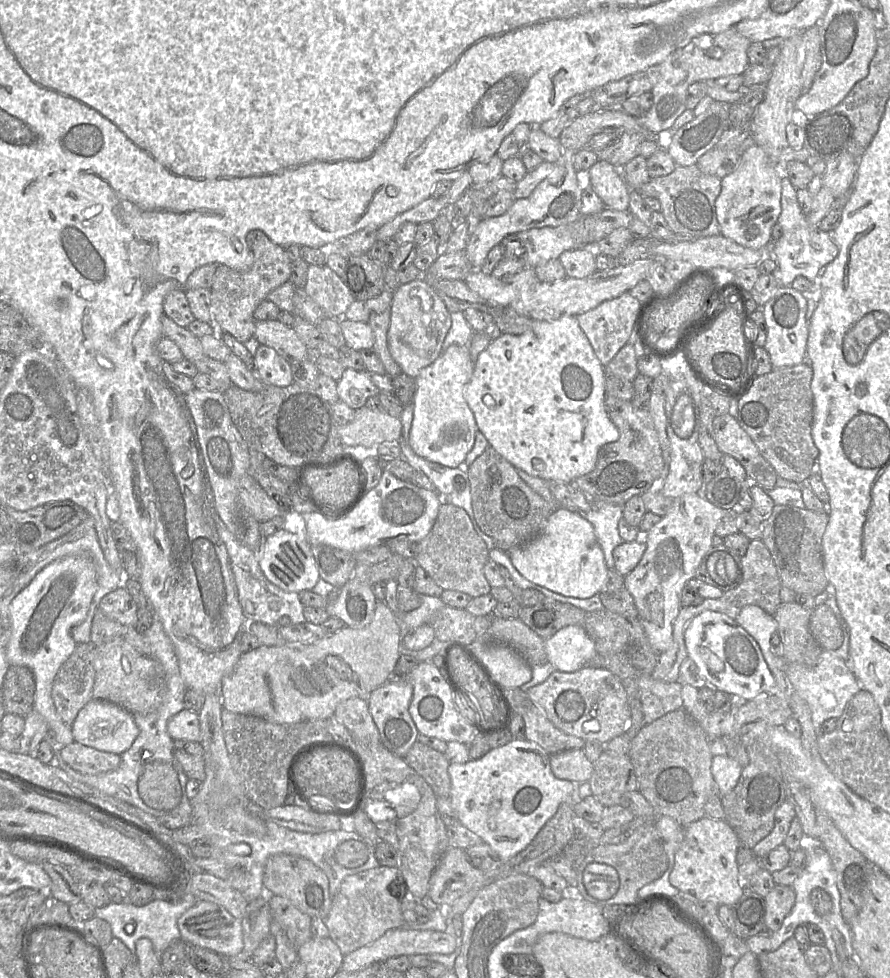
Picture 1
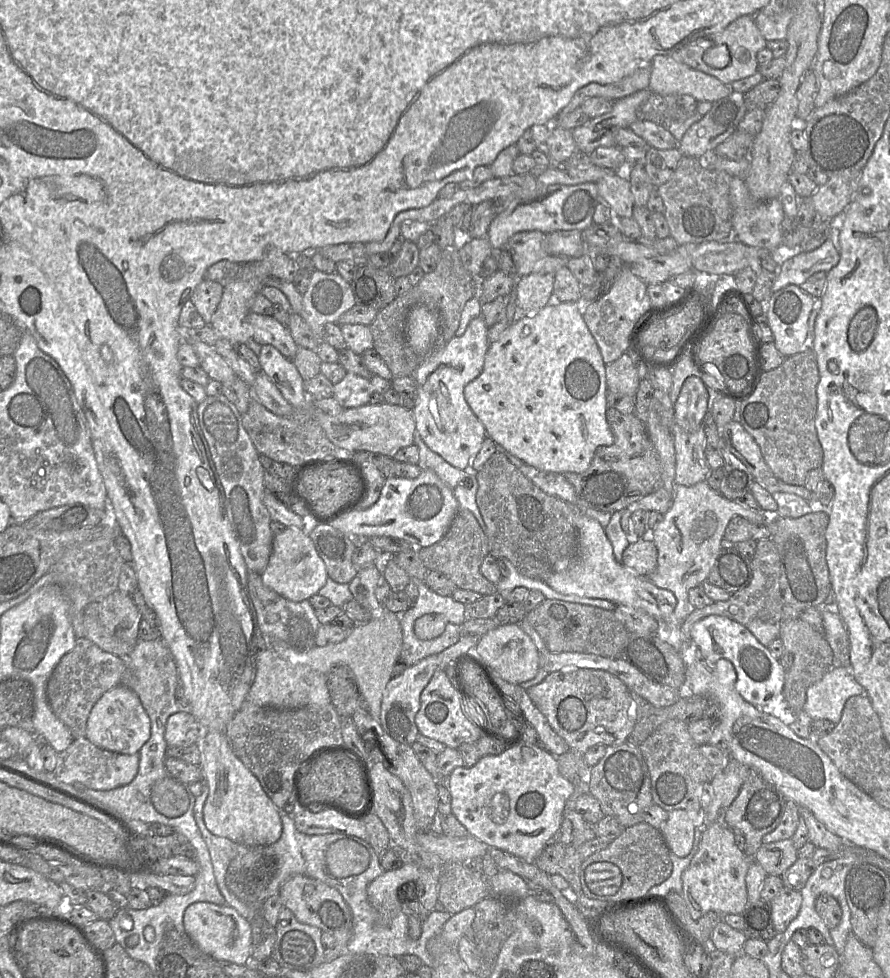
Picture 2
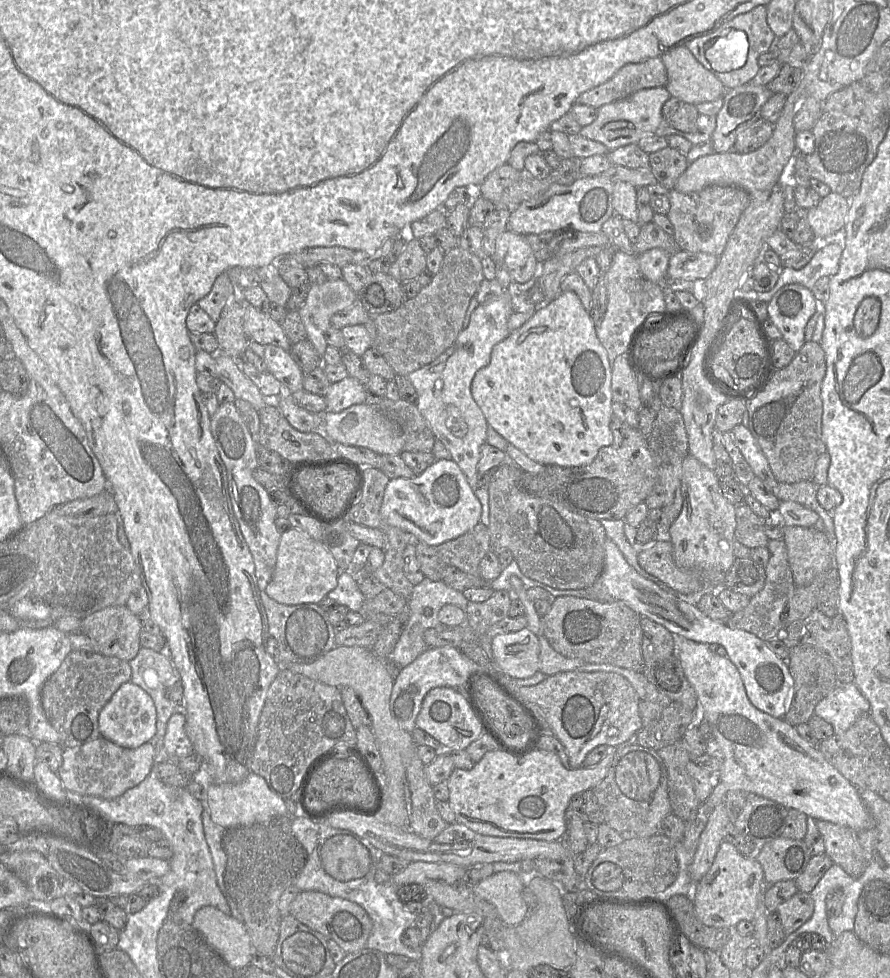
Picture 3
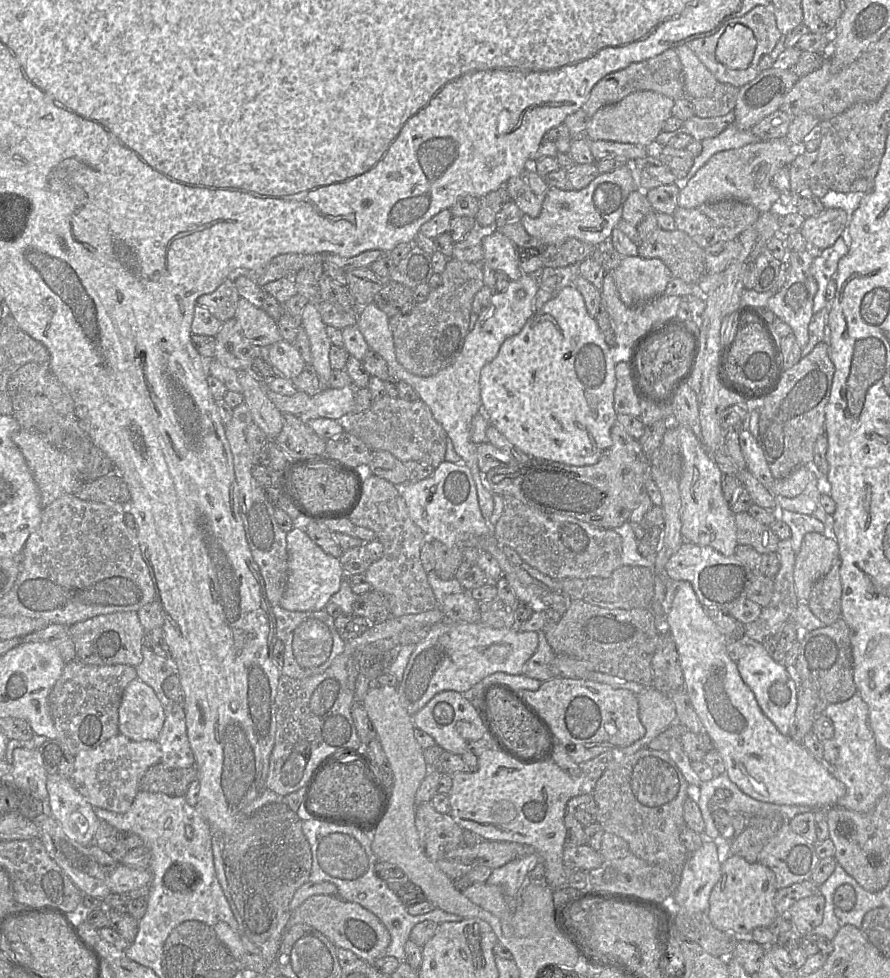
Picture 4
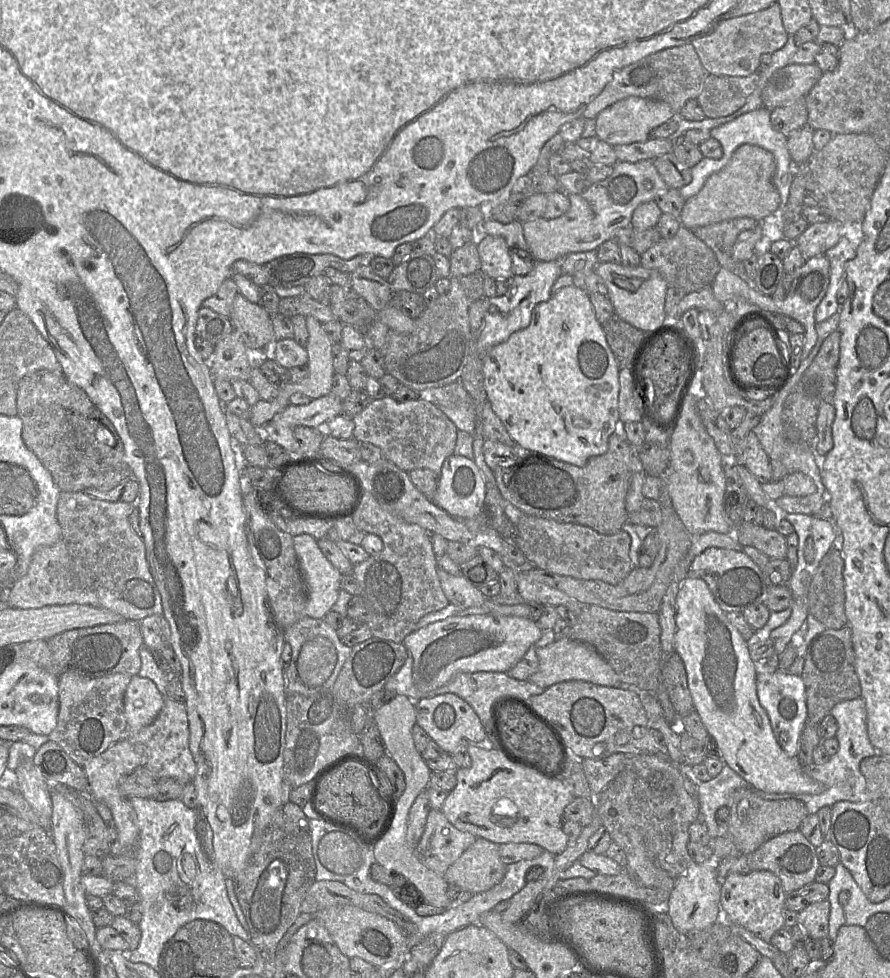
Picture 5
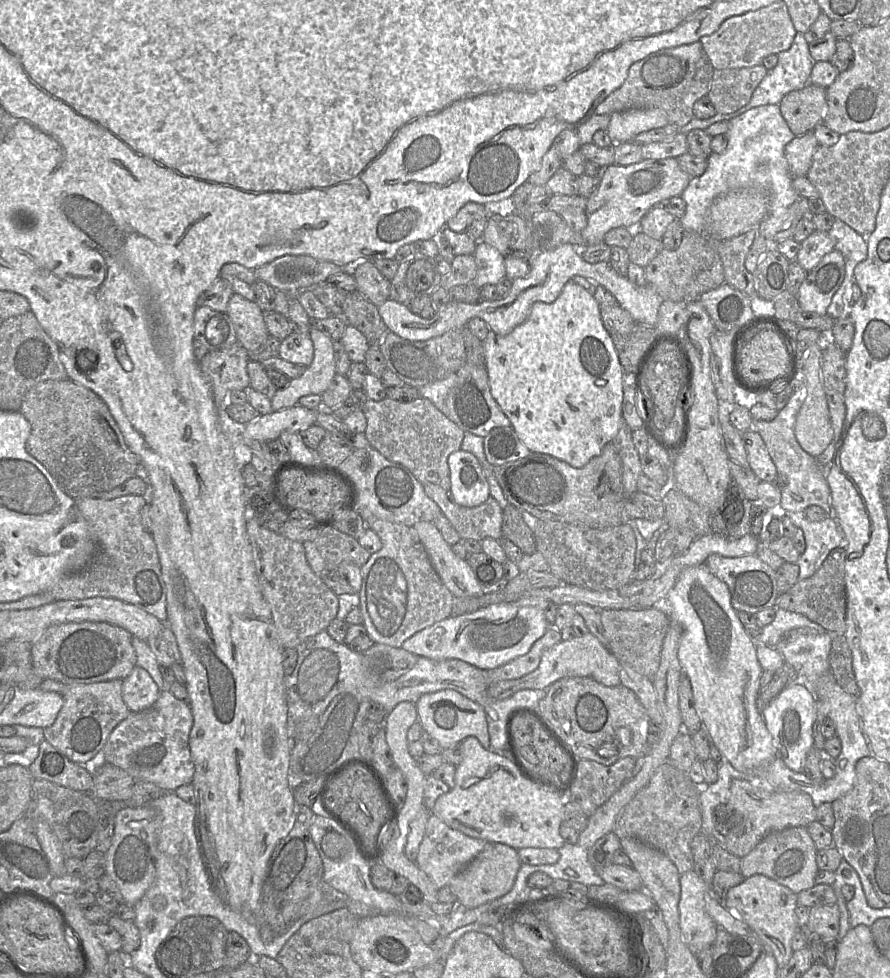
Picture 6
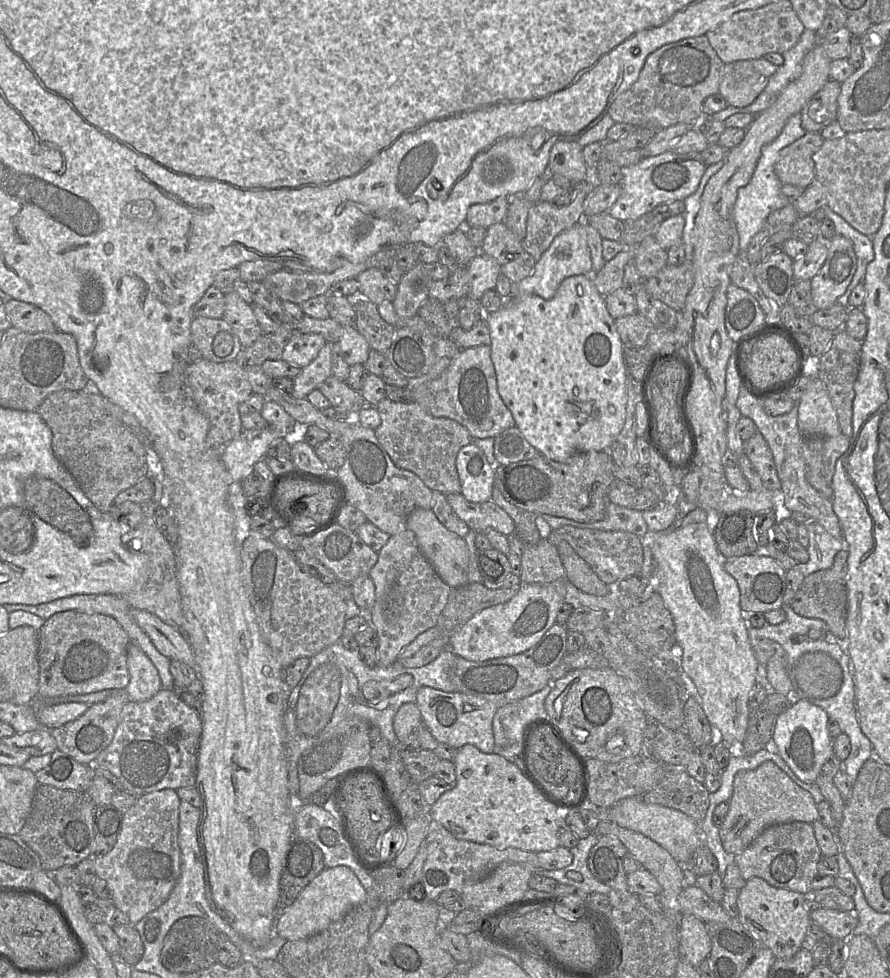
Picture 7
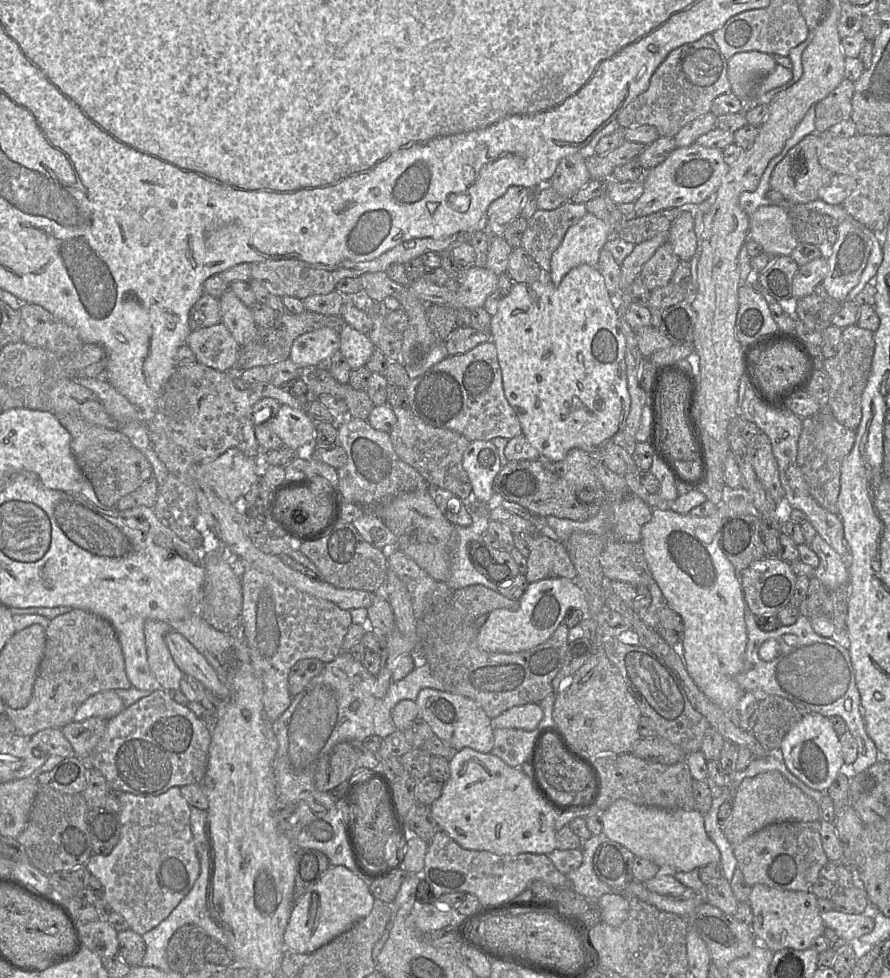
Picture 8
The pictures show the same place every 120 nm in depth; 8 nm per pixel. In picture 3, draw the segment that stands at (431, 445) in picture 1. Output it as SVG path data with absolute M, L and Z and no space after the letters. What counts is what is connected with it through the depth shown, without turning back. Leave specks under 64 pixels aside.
M505 289L506 293L504 293L502 296L499 298L491 301L490 303L487 304L481 304L479 305L474 312L471 315L470 318L470 323L469 326L462 330L460 334L458 335L456 341L446 350L444 351L440 356L438 356L434 361L432 361L430 364L408 374L406 377L408 380L412 383L414 386L416 392L417 392L417 400L416 400L416 406L431 428L436 440L439 440L450 452L452 460L459 466L461 471L464 473L470 487L474 490L477 488L477 463L480 459L480 451L481 451L481 446L485 443L486 440L486 433L487 433L487 427L488 423L481 411L481 409L478 407L476 402L474 401L472 394L471 394L471 382L475 374L483 367L486 367L490 361L490 356L491 356L491 351L492 348L499 343L500 341L504 340L509 334L510 330L507 326L507 322L509 317L511 316L512 313L514 313L512 306L511 306L511 298L510 298L510 289Z

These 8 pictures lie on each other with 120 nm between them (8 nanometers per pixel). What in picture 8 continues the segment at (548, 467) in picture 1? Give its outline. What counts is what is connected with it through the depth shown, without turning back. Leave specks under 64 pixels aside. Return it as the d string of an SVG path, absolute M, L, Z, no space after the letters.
M587 264L576 266L564 276L558 285L553 285L549 281L548 273L543 273L541 279L532 283L514 283L510 293L500 299L497 313L491 317L490 340L496 347L505 398L520 422L522 434L539 453L551 462L559 462L566 457L571 449L581 449L590 455L600 455L606 446L614 443L615 438L625 427L630 410L625 365L626 342L617 313L617 302L608 291L597 267Z

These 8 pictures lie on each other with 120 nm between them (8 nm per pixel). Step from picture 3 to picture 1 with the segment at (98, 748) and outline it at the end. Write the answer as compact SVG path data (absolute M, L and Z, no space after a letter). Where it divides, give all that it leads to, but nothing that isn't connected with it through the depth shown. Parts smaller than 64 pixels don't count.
M78 742L60 748L60 757L72 769L87 775L106 773L117 769L121 756L104 752Z

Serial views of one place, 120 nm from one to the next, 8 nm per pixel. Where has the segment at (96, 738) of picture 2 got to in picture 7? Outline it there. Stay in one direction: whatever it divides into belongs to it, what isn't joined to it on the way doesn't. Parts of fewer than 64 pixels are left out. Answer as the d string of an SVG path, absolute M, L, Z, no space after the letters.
M134 643L127 650L127 666L129 683L124 690L130 701L144 702L162 689L157 669Z

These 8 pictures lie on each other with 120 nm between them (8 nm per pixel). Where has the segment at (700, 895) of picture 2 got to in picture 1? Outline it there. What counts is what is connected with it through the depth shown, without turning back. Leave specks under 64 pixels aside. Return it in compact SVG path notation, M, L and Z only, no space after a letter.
M703 817L684 827L684 839L675 852L673 869L669 876L670 883L681 894L697 900L717 901L721 905L734 904L743 894L740 885L739 865L736 855L739 847L739 838L735 831L724 819Z

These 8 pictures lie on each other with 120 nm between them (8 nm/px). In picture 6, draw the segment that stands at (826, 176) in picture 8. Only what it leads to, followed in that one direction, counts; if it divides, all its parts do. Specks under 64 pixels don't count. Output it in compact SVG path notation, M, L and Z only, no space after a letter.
M812 132L796 136L785 146L785 157L789 173L793 178L806 176L811 164L813 153L819 143Z

